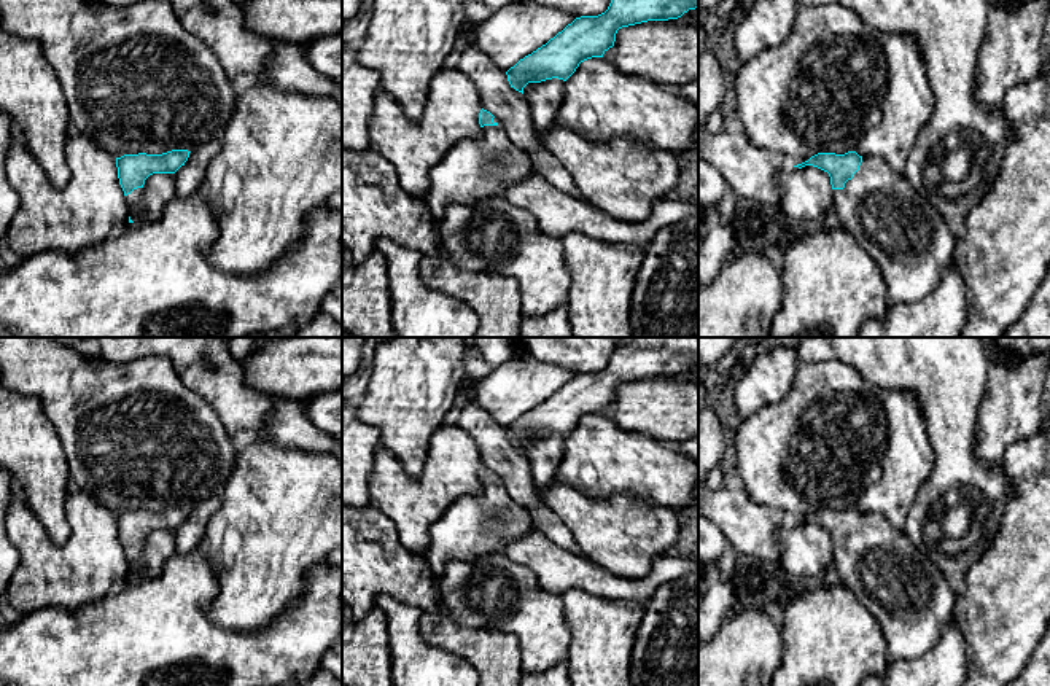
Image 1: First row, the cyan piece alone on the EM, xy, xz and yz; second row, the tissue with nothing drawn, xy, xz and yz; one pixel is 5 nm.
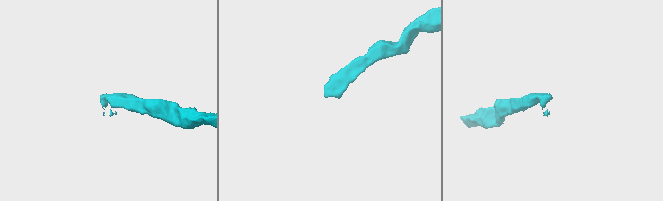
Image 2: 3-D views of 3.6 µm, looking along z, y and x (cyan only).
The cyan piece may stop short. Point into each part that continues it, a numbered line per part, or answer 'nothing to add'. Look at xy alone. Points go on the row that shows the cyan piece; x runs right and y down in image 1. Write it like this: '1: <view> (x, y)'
1: xy (134, 199)

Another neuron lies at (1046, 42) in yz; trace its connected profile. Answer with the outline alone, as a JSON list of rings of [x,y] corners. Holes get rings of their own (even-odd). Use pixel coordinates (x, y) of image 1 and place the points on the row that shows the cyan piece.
[[[1048,0],[1048,13],[1045,19],[1045,33],[1040,41],[1040,68],[1037,75],[1045,75],[1050,70],[1050,0]]]

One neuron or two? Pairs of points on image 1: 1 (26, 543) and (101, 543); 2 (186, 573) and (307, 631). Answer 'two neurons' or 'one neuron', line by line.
1: one neuron
2: one neuron

